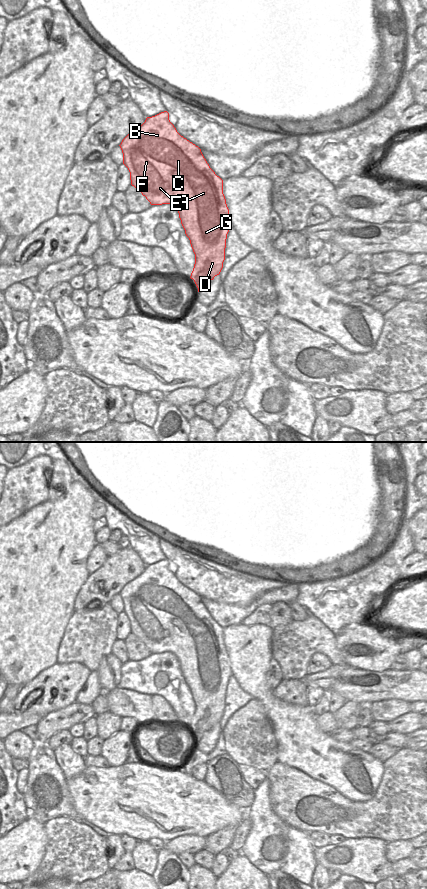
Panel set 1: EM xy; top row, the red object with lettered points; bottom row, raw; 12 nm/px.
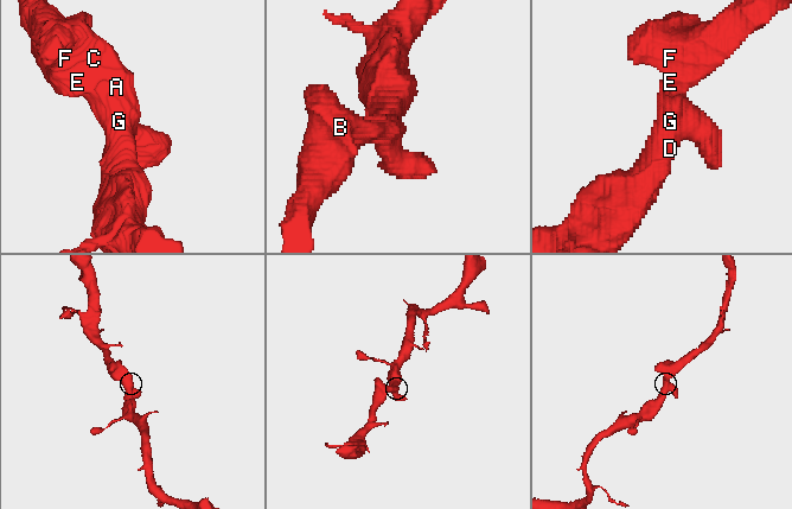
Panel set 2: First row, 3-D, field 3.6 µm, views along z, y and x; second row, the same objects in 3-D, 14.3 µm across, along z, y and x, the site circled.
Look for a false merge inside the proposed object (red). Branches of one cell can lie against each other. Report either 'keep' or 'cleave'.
keep

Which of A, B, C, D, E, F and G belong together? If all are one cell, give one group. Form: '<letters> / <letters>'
A B C D E F G

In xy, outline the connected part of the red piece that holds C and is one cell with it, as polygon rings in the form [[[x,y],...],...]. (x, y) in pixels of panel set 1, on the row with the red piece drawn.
[[[167,111],[147,117],[119,146],[123,164],[130,172],[131,185],[151,205],[171,204],[177,209],[195,254],[190,278],[200,292],[201,287],[219,275],[223,268],[227,234],[232,227],[223,194],[223,180],[210,168],[201,149],[177,132]]]

